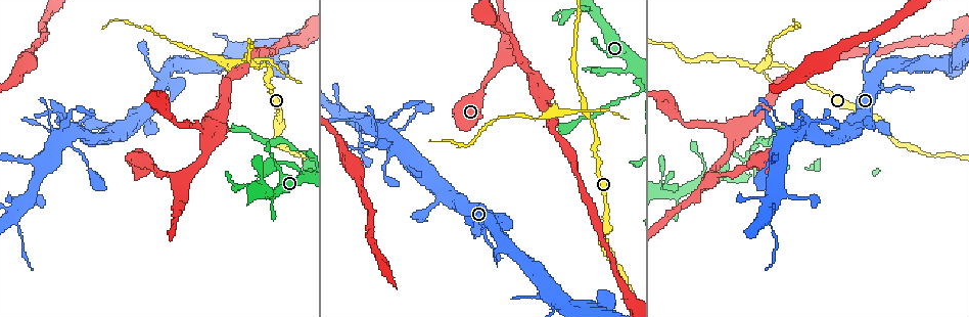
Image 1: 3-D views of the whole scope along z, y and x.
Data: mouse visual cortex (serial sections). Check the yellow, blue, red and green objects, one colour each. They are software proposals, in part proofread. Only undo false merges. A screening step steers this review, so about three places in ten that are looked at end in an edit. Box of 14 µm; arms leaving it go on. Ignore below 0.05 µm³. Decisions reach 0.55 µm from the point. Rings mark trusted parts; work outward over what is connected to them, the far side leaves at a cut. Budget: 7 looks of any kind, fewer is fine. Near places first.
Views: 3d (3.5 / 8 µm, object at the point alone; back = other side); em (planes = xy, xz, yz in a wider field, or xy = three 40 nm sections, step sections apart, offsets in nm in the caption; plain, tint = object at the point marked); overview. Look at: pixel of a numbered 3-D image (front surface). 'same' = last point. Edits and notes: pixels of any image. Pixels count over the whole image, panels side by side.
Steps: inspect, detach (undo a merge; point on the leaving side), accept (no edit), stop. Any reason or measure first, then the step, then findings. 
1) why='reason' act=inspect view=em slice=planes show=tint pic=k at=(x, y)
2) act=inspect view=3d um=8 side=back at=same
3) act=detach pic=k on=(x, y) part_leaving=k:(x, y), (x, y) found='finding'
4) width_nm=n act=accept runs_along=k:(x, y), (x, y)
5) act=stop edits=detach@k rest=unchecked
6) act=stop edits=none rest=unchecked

why='a fork' act=inspect view=3d um=8 pic=1 at=(186, 175)

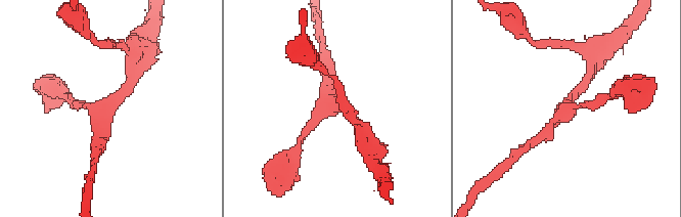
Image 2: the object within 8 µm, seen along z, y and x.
why='closer look' act=inspect view=3d um=3.5 pic=2 at=(108, 103)

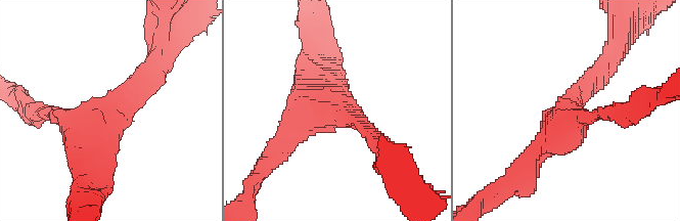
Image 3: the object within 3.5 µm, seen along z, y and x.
act=inspect view=em slice=xy step=2 show=tint pic=3 at=(109, 111)

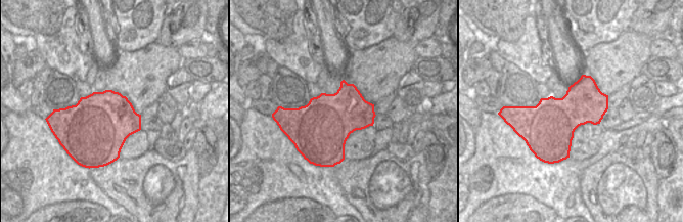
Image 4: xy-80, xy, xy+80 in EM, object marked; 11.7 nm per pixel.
width_nm=650 act=accept runs_along=3:(43, 112), (96, 121), (144, 84) found='all the same cell'

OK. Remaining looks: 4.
act=inspect view=3d um=3.5 pic=1 at=(260, 178)

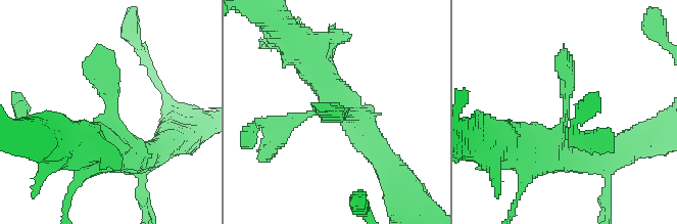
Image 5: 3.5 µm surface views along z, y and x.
why='need the tissue' act=inspect view=em slice=xy step=2 show=tint pic=5 at=(111, 111)

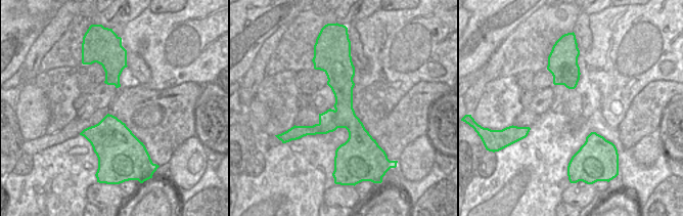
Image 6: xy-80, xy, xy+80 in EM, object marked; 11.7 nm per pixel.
act=accept runs_along=5:(130, 153), (96, 44) found='one cell here'

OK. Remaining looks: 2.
why='a narrow waist' act=inspect view=3d um=3.5 pic=1 at=(259, 64)

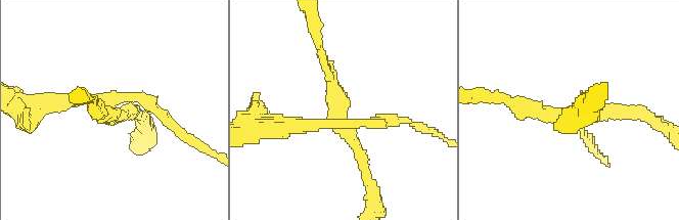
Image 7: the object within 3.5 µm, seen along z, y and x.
why='need the tissue' act=inspect view=em slice=xy step=2 show=tint pic=7 at=(341, 124)

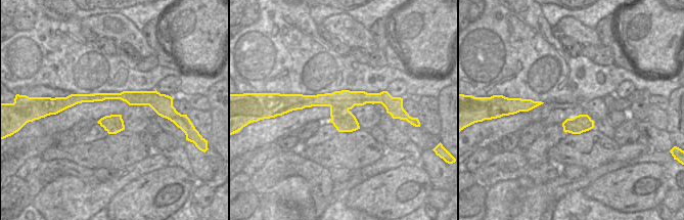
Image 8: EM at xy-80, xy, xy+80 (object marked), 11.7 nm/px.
width_nm=280 act=detach pic=7 on=(376, 124) part_leaving=7:(341, 125), (318, 122), (256, 128) found='two cells meet here'

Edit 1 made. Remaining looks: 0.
act=stop edits=detach@7 rest=unchecked

